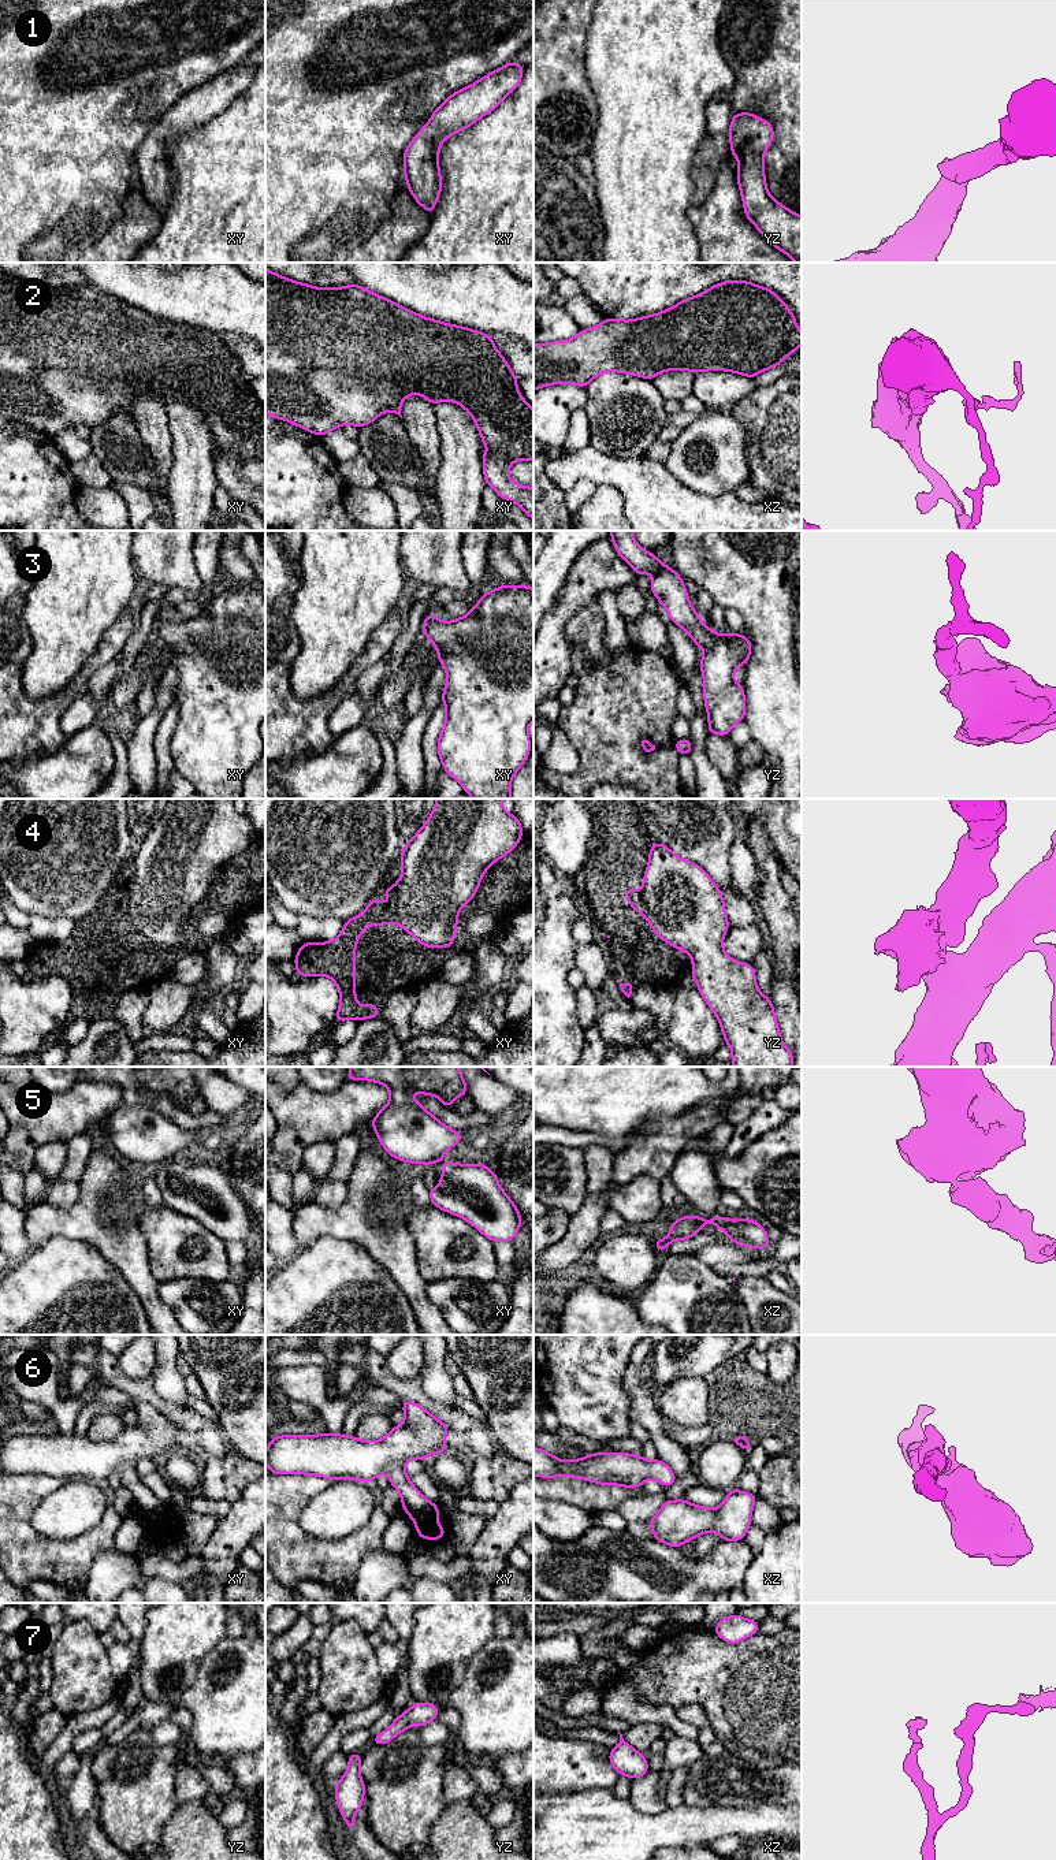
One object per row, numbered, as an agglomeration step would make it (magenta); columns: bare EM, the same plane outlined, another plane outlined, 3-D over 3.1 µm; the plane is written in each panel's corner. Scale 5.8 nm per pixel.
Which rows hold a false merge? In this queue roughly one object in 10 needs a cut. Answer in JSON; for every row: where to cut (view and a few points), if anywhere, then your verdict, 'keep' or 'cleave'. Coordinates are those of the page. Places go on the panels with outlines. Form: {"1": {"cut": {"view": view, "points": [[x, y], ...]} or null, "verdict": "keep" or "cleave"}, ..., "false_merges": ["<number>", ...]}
{"1": {"cut": null, "verdict": "keep"}, "2": {"cut": null, "verdict": "keep"}, "3": {"cut": null, "verdict": "keep"}, "4": {"cut": null, "verdict": "keep"}, "5": {"cut": {"view": "xz", "points": [[698, 1217], [703, 1223]]}, "verdict": "cleave"}, "6": {"cut": null, "verdict": "keep"}, "7": {"cut": null, "verdict": "keep"}, "false_merges": ["5"]}

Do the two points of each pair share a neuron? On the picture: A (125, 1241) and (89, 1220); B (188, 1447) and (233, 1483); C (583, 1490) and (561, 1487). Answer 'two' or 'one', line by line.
A: one
B: two
C: one

